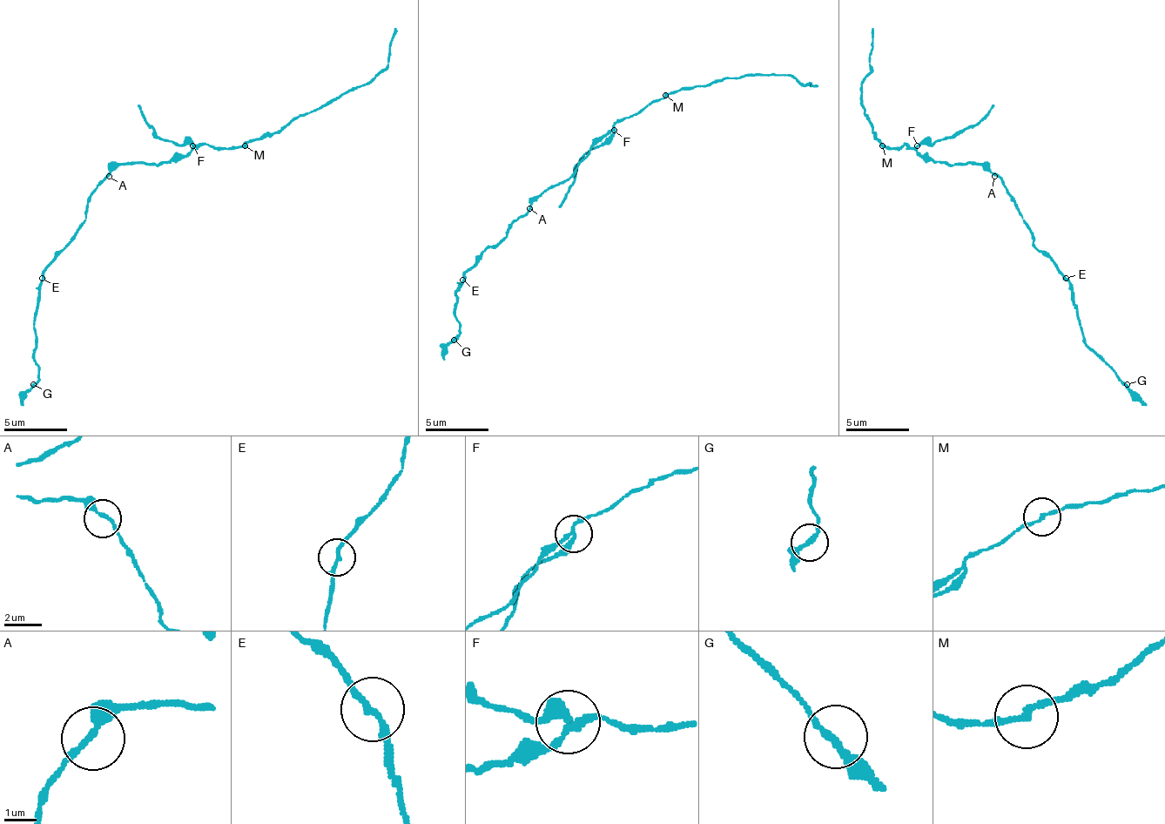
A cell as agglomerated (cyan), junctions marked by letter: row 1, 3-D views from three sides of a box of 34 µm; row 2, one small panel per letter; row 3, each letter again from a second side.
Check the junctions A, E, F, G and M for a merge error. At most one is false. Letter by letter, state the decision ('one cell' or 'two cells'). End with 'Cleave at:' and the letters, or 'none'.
A: one cell
E: one cell
F: two cells
G: one cell
M: one cell
Cleave at: F

